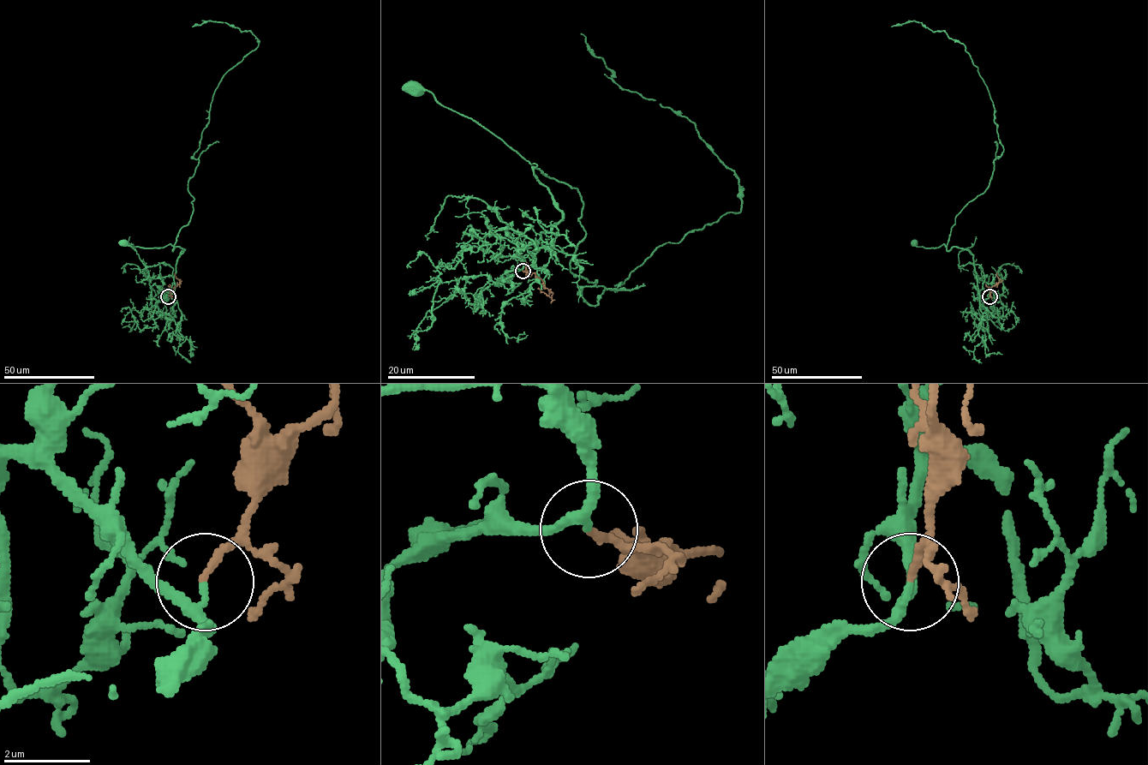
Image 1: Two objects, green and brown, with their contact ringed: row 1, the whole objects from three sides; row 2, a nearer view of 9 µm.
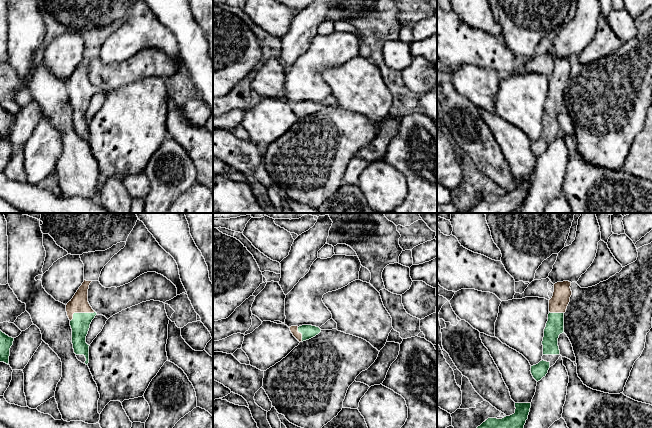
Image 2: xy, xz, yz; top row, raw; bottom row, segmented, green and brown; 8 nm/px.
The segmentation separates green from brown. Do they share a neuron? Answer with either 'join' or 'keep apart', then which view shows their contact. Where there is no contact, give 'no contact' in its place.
join; meets green in xy

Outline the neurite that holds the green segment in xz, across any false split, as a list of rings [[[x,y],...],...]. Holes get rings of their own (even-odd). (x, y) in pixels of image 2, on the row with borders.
[[[312,325],[291,326],[289,327],[293,336],[299,341],[303,342],[309,340],[321,332],[321,329]]]

